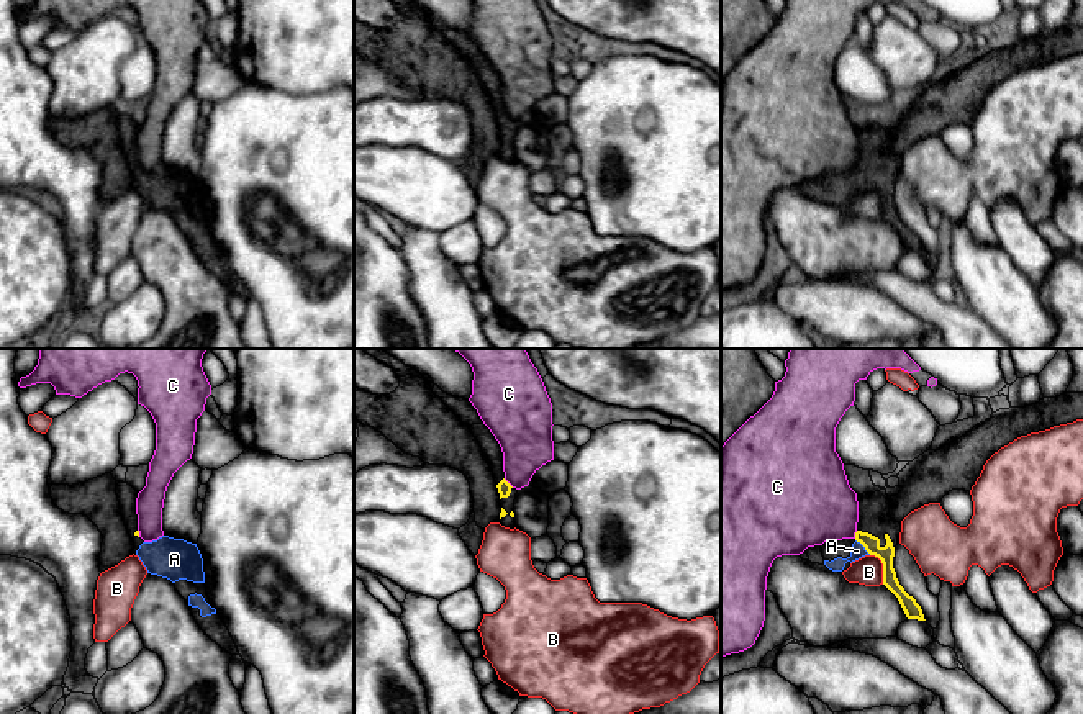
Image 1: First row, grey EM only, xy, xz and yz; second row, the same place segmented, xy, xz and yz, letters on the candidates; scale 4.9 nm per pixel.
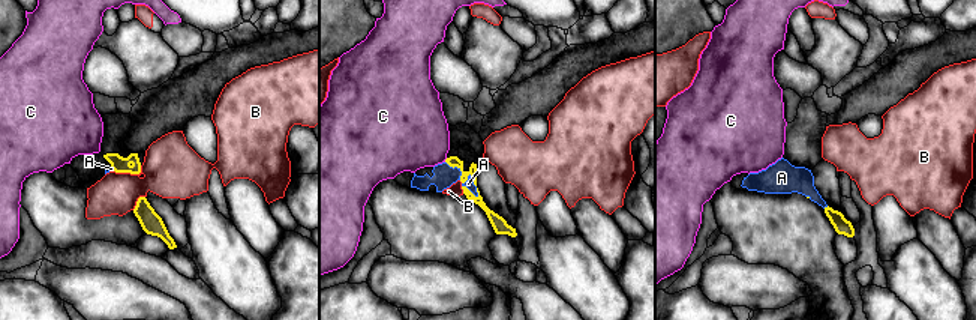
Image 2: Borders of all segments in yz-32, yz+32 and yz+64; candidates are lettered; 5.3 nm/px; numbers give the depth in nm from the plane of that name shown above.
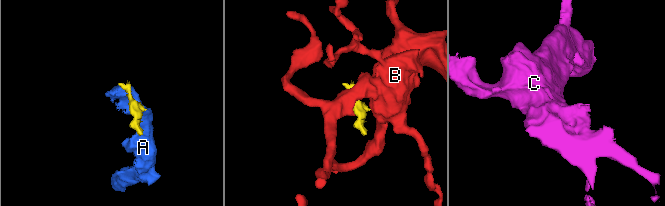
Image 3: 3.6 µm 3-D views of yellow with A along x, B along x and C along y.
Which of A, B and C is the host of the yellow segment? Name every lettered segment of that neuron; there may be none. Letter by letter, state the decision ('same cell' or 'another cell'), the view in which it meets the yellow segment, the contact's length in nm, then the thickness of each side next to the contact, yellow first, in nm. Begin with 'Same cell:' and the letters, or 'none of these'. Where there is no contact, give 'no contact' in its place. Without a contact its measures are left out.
Same cell: A
A: same cell | yz | 110 nm | 80/80 nm
B: another cell | yz | 170 nm | 80/140 nm
C: another cell | xz | 70 nm | 70/280 nm

